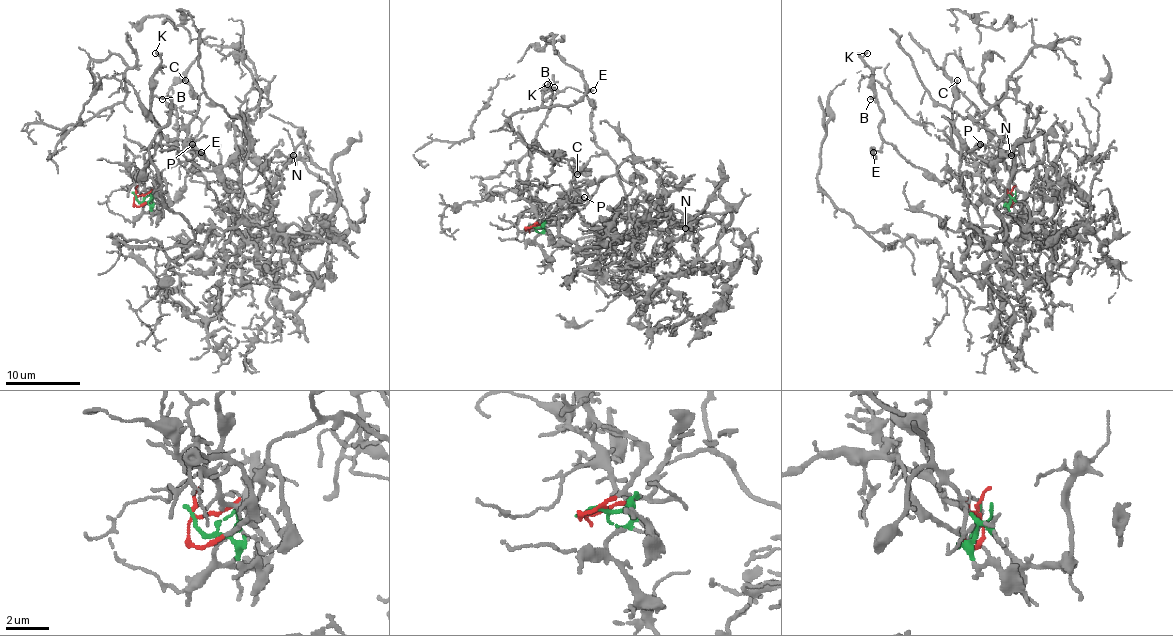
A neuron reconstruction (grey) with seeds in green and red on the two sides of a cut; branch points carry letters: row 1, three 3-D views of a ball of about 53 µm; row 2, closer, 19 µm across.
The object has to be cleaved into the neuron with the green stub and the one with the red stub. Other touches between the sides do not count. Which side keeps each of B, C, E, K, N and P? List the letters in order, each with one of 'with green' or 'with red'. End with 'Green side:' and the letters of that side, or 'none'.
B: with red
C: with green
E: with red
K: with red
N: with green
P: with green
Green side: C, N, P

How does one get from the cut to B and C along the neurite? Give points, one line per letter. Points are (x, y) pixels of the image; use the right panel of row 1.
B: (1011, 195), (1009, 206), (983, 176), (932, 180), (881, 137), (883, 116), (878, 99), (870, 99)
C: (1011, 195), (1009, 201), (996, 172), (987, 163), (974, 154), (955, 148), (951, 105), (957, 80)

